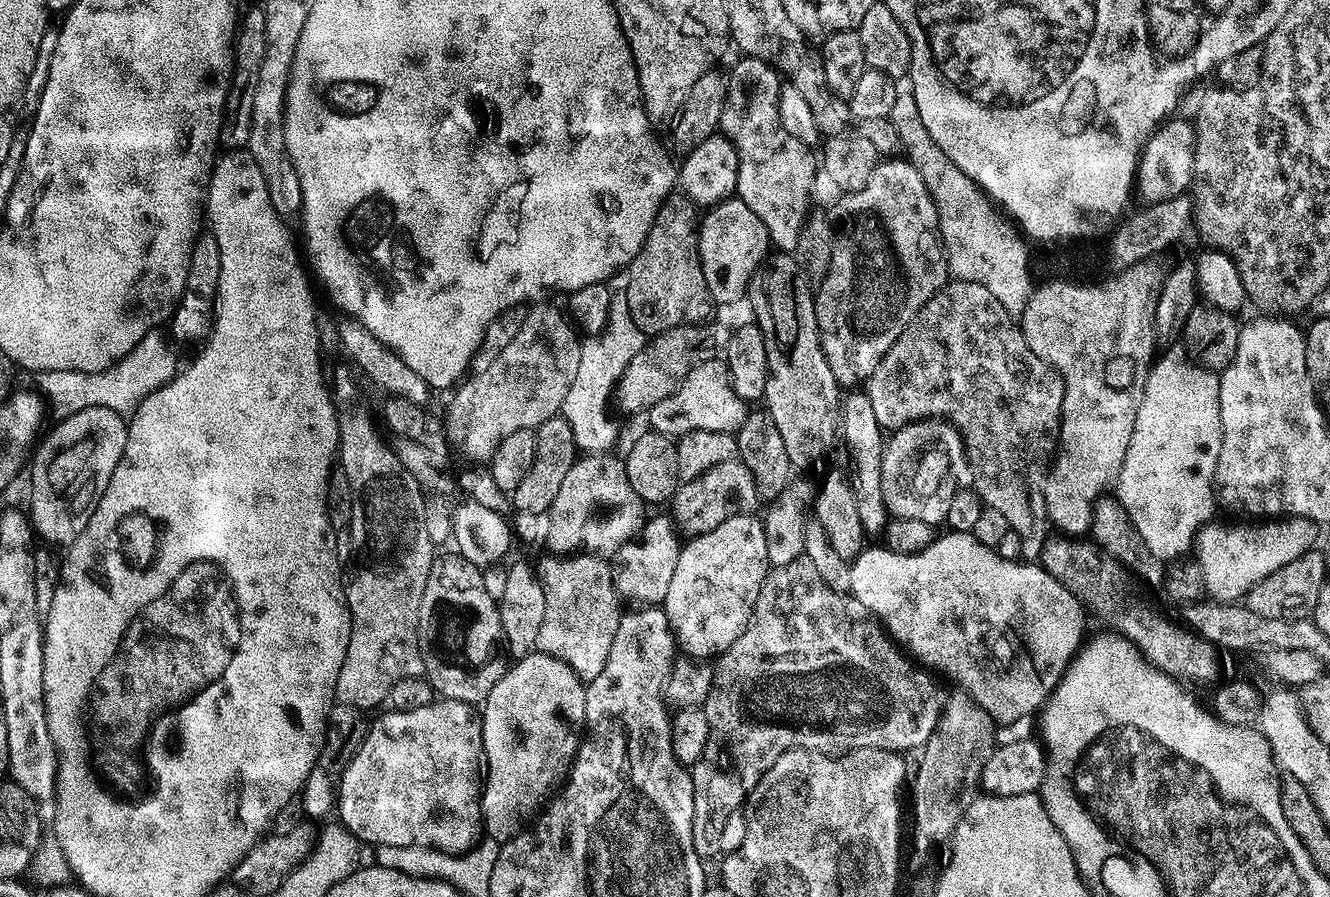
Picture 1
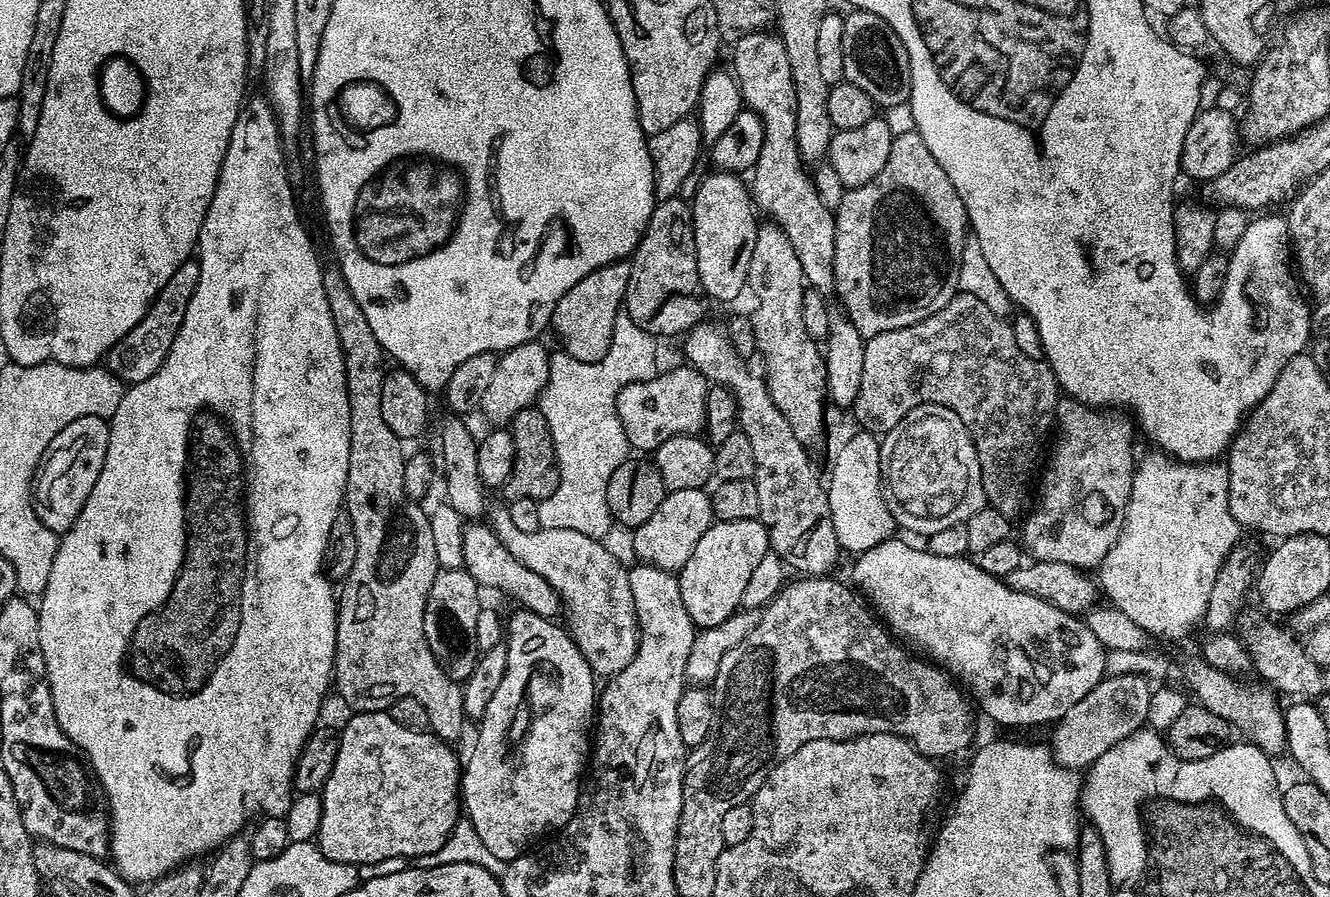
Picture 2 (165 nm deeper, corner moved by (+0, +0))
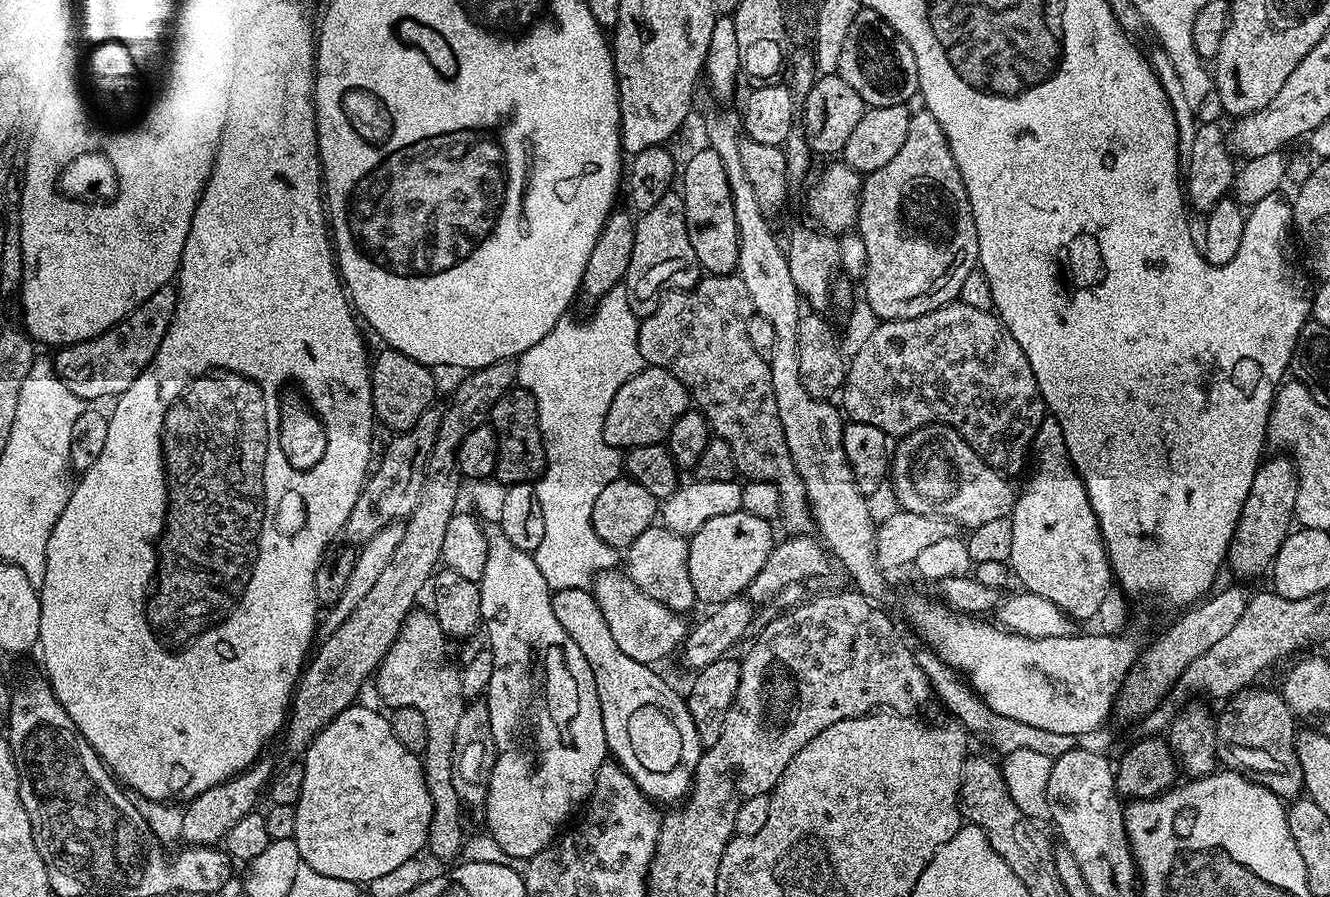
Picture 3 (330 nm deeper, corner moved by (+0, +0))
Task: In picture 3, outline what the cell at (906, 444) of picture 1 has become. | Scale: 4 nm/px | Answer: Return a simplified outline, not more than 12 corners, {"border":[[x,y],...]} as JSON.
{"border":[[948,424],[890,456],[901,509],[964,530],[1011,517],[1016,492]]}

